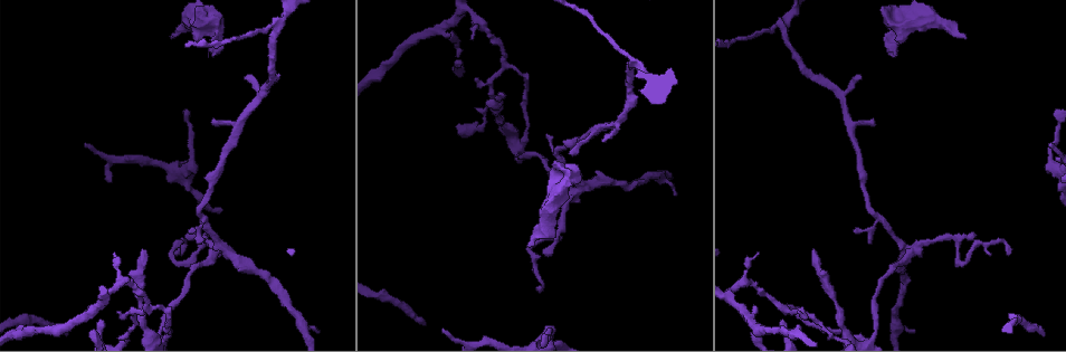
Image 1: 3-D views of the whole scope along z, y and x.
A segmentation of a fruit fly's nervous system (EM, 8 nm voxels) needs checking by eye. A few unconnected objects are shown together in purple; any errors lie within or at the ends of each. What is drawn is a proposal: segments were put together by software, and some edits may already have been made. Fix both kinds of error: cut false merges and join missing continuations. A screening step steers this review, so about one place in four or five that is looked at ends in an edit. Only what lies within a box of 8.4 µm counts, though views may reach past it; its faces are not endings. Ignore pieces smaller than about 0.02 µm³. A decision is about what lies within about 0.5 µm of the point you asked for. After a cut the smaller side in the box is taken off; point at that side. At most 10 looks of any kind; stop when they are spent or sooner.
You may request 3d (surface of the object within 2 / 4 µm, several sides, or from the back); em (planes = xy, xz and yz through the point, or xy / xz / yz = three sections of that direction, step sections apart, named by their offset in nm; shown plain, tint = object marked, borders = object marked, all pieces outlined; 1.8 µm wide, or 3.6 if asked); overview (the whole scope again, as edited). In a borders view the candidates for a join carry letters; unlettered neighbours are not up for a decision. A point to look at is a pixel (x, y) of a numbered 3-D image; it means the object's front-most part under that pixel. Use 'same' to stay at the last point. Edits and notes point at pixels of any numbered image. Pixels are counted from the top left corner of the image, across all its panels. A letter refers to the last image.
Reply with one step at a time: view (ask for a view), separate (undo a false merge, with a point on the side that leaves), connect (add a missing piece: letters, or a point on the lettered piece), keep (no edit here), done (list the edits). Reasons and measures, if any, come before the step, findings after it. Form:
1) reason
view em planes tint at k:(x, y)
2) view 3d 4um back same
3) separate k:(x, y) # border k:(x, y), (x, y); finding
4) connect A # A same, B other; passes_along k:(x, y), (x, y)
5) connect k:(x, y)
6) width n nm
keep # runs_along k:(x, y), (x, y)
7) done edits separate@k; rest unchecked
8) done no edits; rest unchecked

arms part here
view 3d 4um at 1:(783, 31)

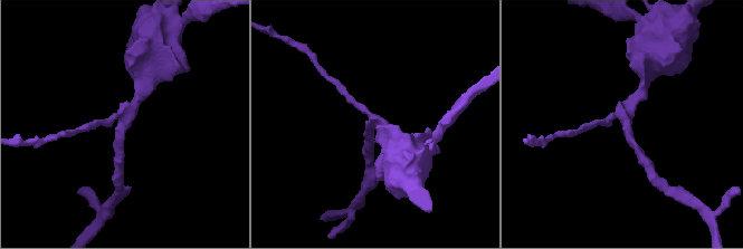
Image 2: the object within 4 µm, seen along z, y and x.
arms 3
view em planes plain at 2:(369, 125)

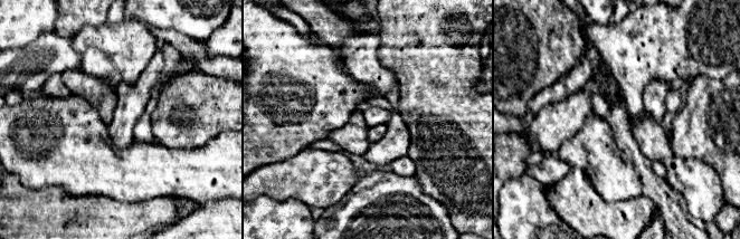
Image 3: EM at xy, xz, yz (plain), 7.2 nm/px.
see the neighbours
view em planes borders same

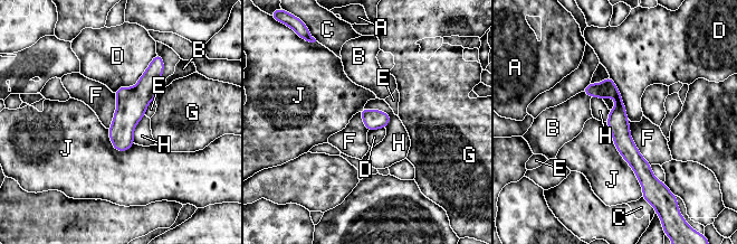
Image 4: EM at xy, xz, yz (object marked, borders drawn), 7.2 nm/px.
keep # A other, B other, C other, D other, E other, F other, G other, H other, J other; runs_along 4:(591, 86), (619, 100), (643, 181); one cell here

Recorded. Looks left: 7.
abrupt turn
view em planes borders at 1:(193, 165)

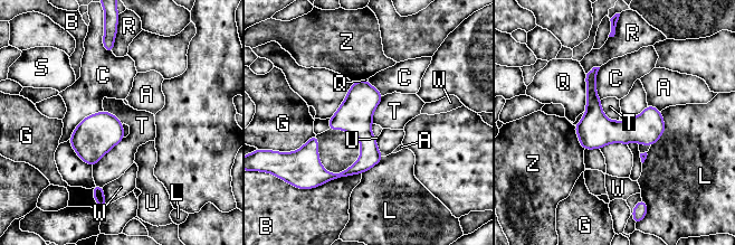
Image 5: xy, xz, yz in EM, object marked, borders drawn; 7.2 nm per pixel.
width 220 nm
keep # A other, B other, C other, G other, L other, Q other, R other, S other, T other, U other, W other, Z other; continuous, no second cell

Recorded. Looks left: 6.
four or more arms meet
view em planes borders at 1:(905, 248)

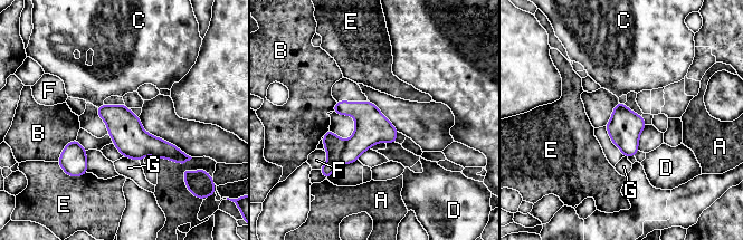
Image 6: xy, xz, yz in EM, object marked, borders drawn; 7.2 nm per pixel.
longest_contact E 240 nm
separate 6:(334, 146) # A other, B other, C other, D other, E other, F other, G other; border 6:(346, 141), (340, 155), (341, 163); two cells meet here

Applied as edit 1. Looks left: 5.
done edits separate@6; rest unchecked

